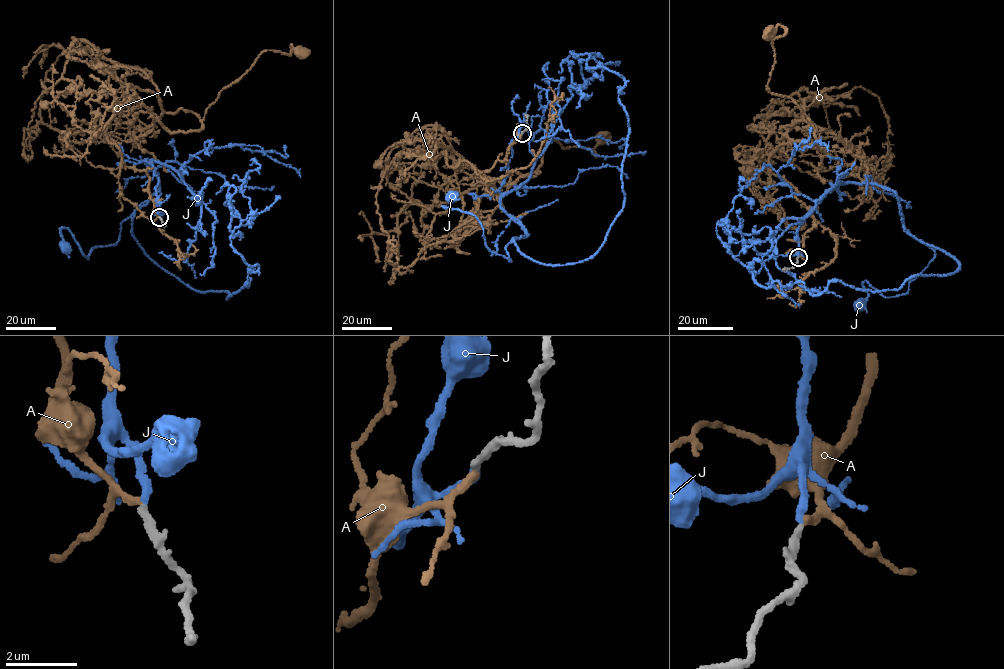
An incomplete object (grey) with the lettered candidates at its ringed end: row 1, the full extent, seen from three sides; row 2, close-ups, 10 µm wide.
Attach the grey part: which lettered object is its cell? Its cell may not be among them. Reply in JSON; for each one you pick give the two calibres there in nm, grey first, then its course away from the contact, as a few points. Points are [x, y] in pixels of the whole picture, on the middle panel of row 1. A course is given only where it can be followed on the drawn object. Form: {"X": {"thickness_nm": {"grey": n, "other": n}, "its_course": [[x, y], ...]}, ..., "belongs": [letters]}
{"J": {"thickness_nm": {"grey": 220, "other": 200}, "its_course": [[522, 133], [499, 190], [526, 236], [506, 245], [510, 261], [489, 250], [475, 216], [443, 206], [451, 196]]}, "belongs": ["J"]}

